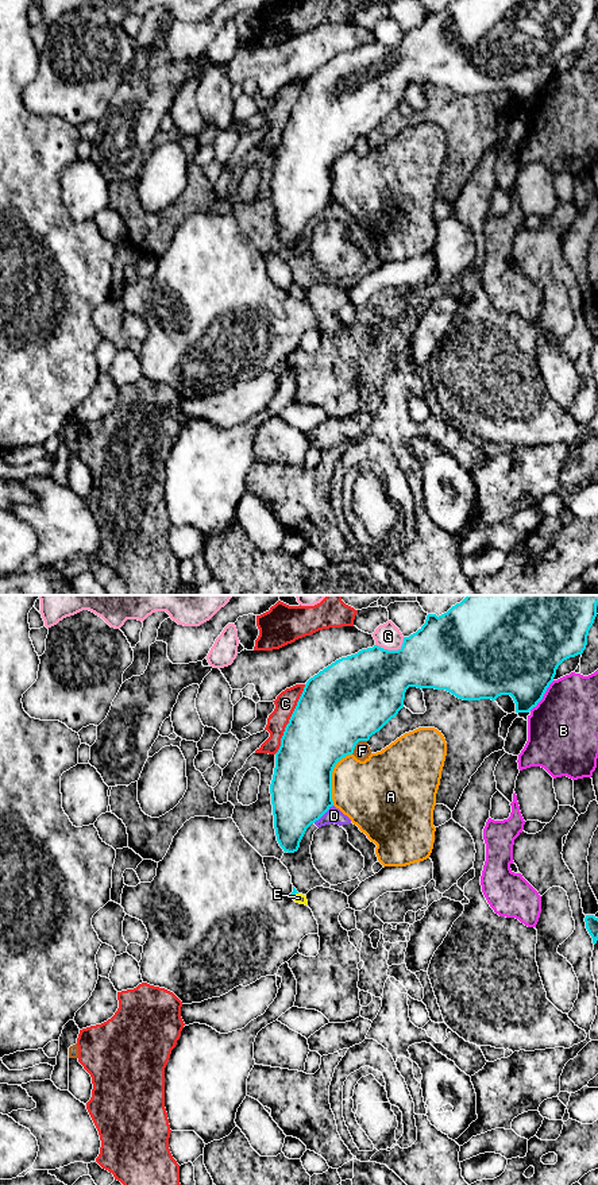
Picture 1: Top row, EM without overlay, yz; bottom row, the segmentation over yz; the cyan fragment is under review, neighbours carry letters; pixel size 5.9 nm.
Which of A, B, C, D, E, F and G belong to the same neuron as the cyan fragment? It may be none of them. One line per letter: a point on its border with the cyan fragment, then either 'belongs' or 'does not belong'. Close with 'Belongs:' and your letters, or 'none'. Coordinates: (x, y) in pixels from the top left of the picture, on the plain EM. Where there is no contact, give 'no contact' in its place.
A: contact yz (331, 173); does not belong
B: contact yz (543, 91); does not belong
C: contact yz (289, 115); does not belong
D: contact yz (323, 209); does not belong
E: contact yz (294, 289); belongs
F: contact yz (357, 138); does not belong
G: contact yz (392, 46); does not belong
Belongs: E

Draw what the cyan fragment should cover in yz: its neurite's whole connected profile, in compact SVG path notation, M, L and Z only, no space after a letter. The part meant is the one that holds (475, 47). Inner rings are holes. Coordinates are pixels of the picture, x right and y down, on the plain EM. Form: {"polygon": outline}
{"polygon": "M455 0L439 12L428 9L425 19L416 28L404 32L398 46L374 40L336 55L310 73L275 148L270 189L279 242L285 248L298 246L306 224L333 201L335 161L352 150L359 136L369 136L398 109L409 82L445 85L463 96L495 96L501 90L510 90L516 99L516 108L529 108L543 94L558 62L564 55L583 49L595 12L597 0Z"}

